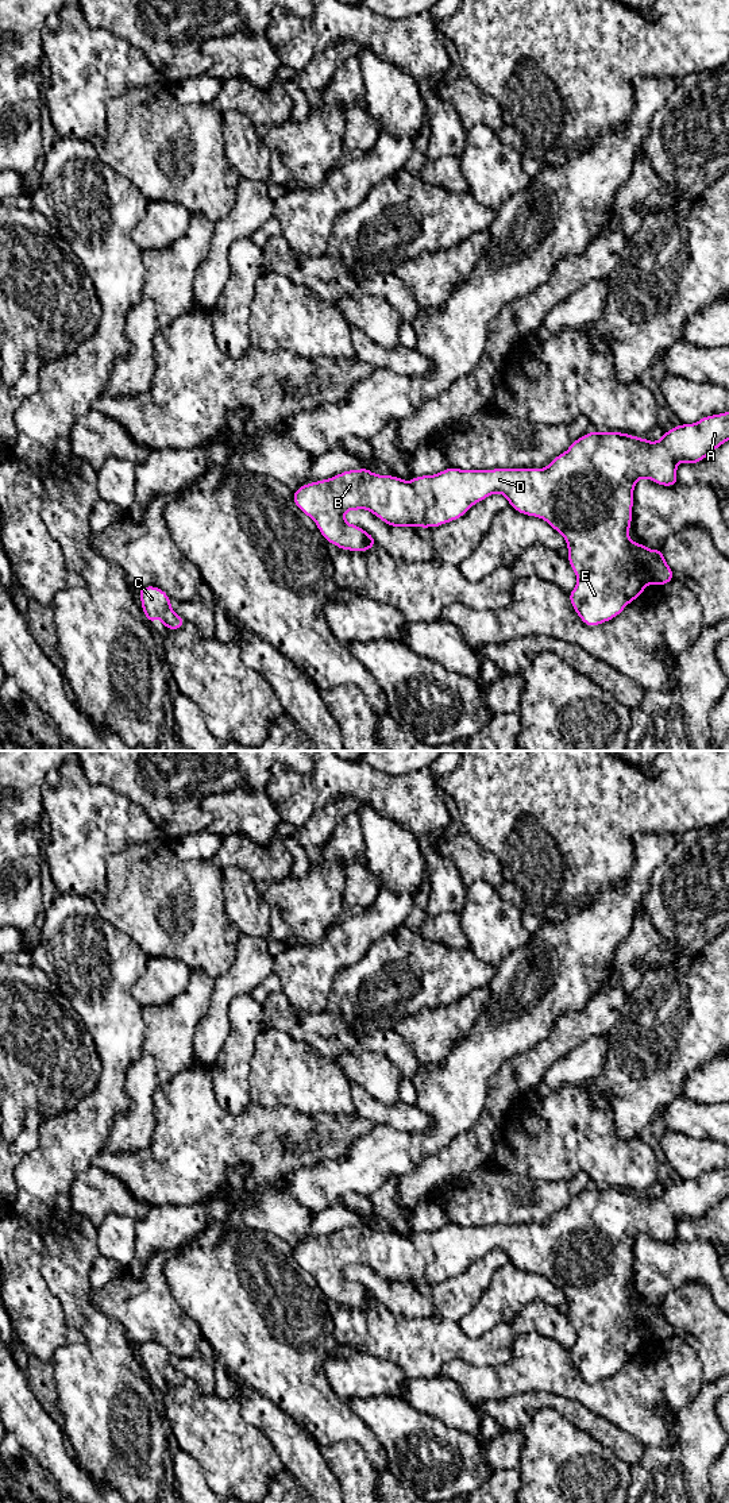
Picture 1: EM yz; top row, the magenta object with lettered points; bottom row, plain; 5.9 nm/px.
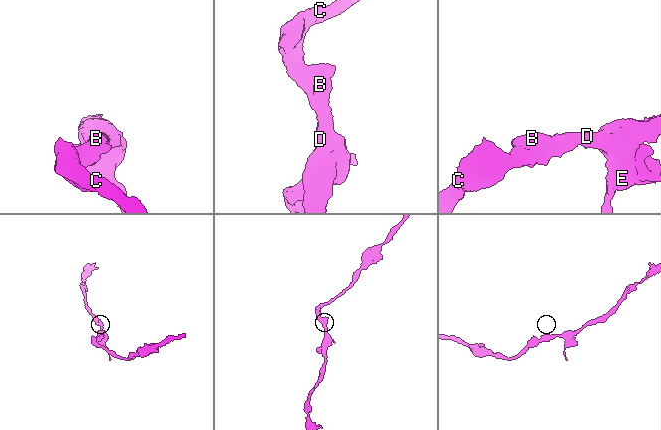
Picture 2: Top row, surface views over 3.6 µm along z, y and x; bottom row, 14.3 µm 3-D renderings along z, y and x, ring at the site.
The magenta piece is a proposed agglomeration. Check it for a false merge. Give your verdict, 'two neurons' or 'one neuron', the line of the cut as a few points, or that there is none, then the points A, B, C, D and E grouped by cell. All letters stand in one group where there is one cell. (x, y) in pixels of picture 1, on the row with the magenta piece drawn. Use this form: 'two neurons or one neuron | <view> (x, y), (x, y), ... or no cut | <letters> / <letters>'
one neuron | no cut | A B C D E

